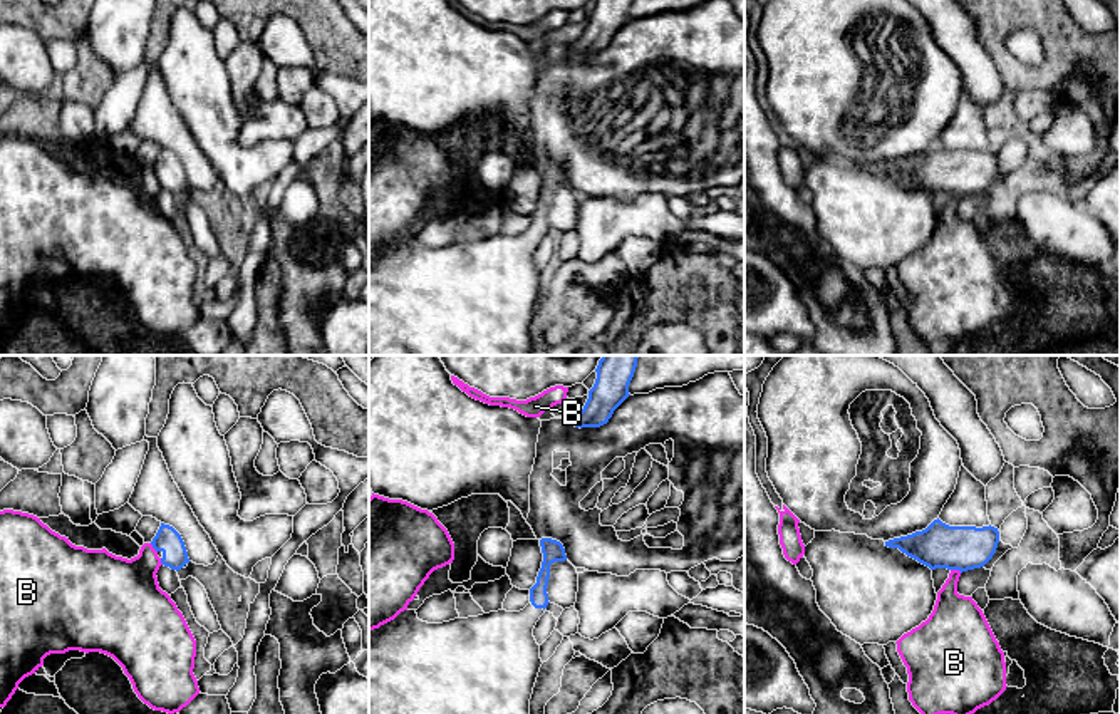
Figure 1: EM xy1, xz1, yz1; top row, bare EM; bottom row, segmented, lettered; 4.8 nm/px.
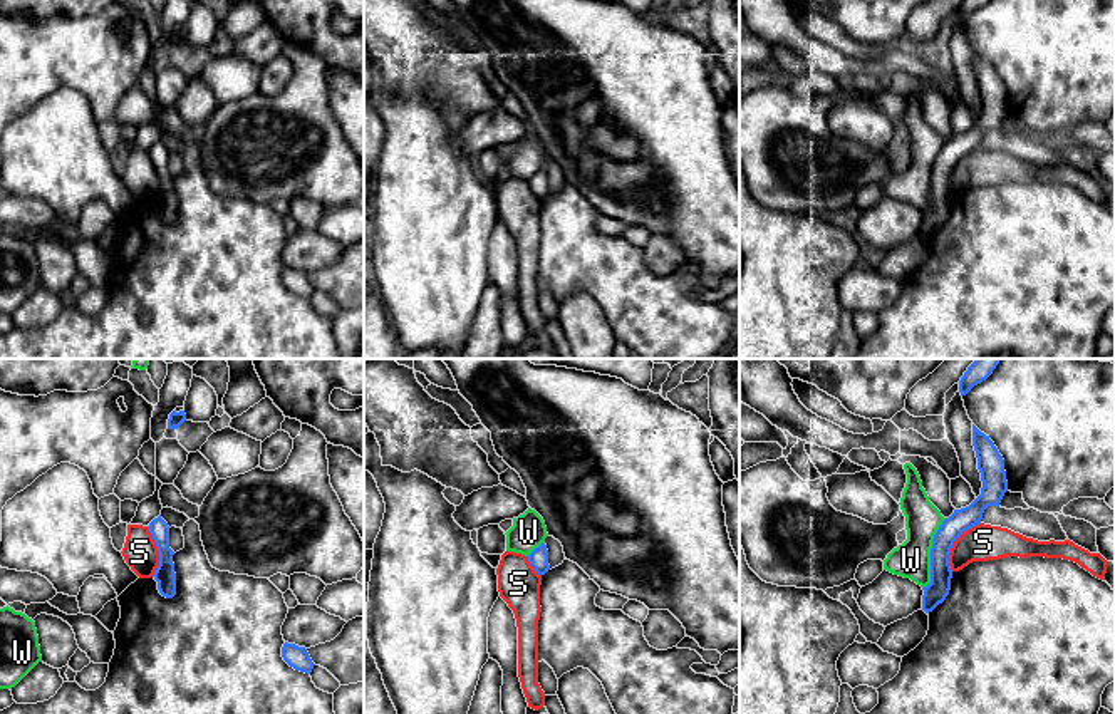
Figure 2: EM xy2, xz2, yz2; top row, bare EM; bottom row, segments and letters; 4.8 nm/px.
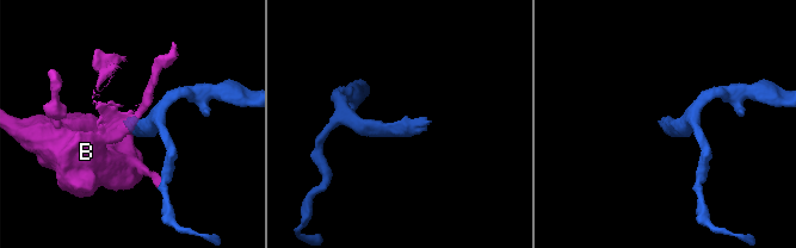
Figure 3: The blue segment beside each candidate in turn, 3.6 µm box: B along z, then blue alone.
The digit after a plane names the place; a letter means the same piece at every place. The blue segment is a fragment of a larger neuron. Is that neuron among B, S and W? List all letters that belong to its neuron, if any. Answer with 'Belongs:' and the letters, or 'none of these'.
Belongs: none of these

